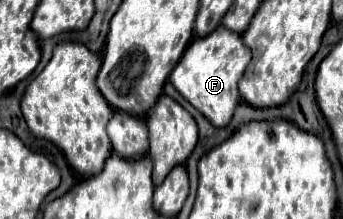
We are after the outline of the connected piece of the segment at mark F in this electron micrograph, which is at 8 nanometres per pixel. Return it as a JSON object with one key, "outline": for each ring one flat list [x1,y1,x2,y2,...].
{"outline":[[222,25,204,39,194,39,180,65,170,75,170,83,174,89,196,109,200,111,214,127,226,127,234,115,234,109,240,103,238,81,250,63,250,49,242,43,242,35,230,33]]}

